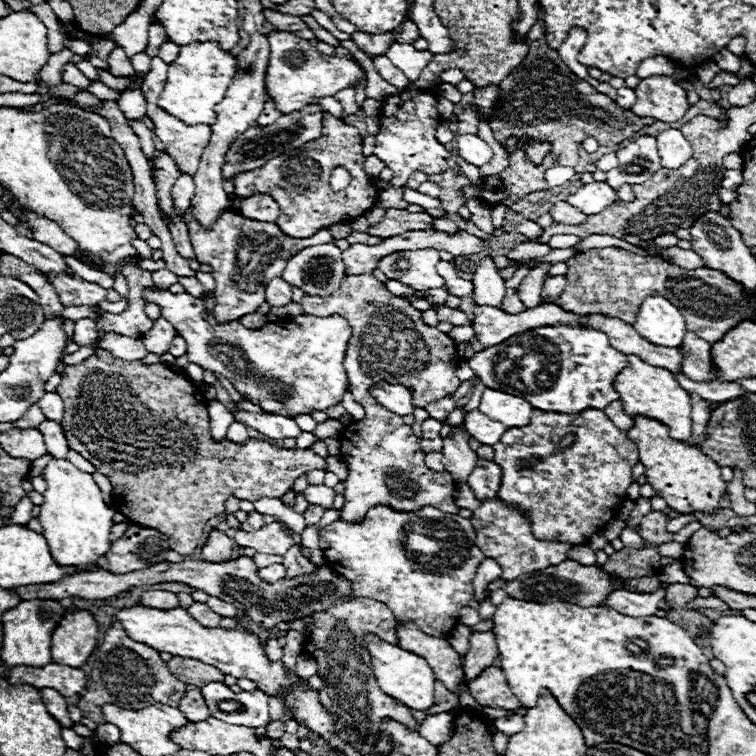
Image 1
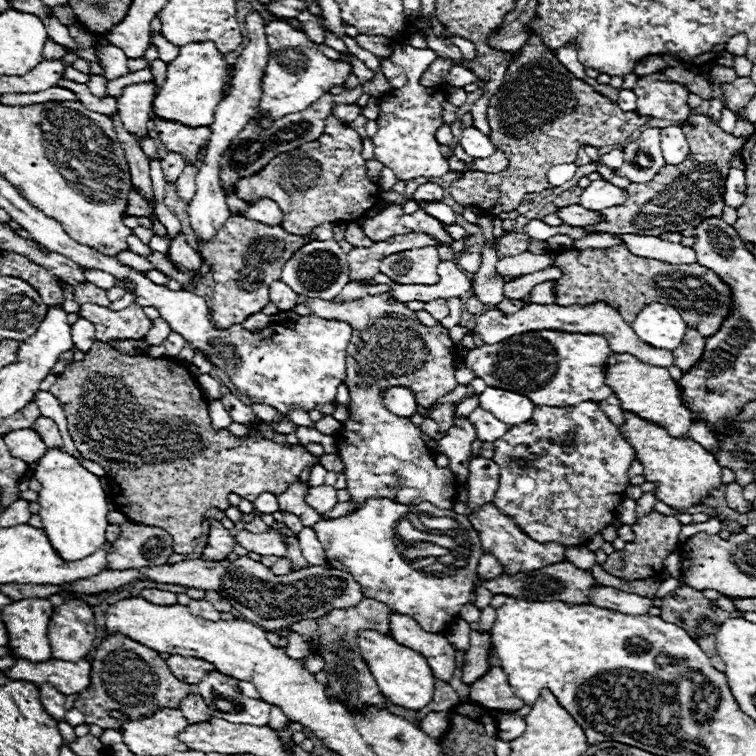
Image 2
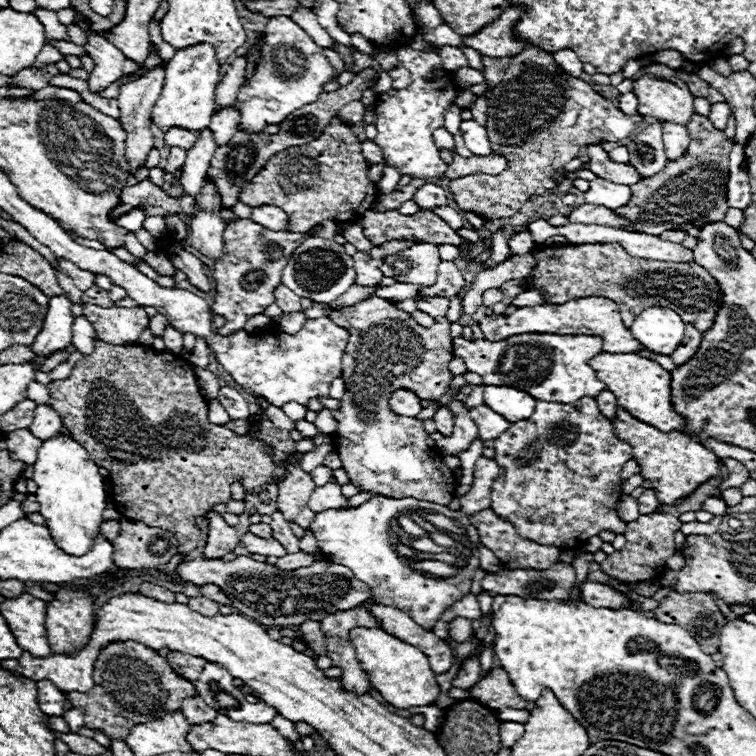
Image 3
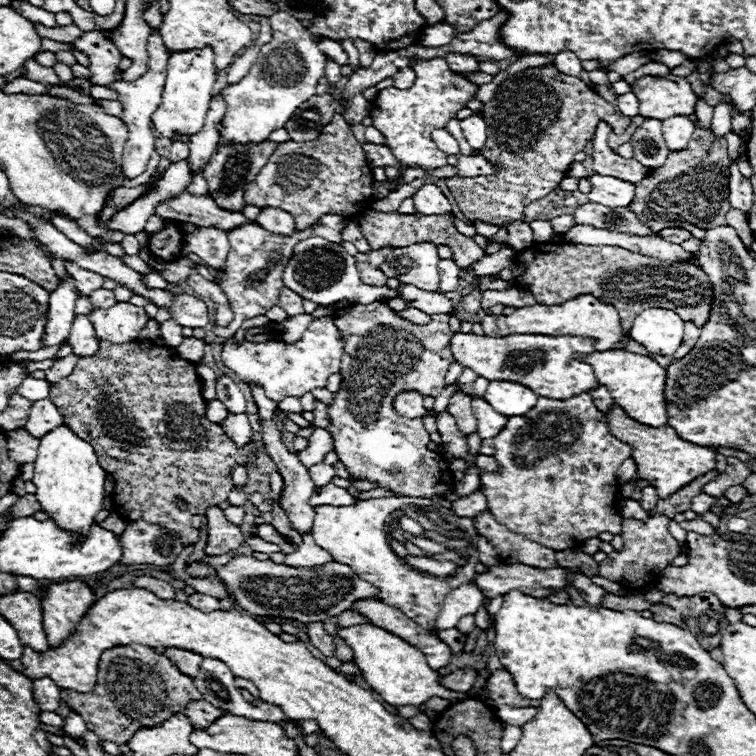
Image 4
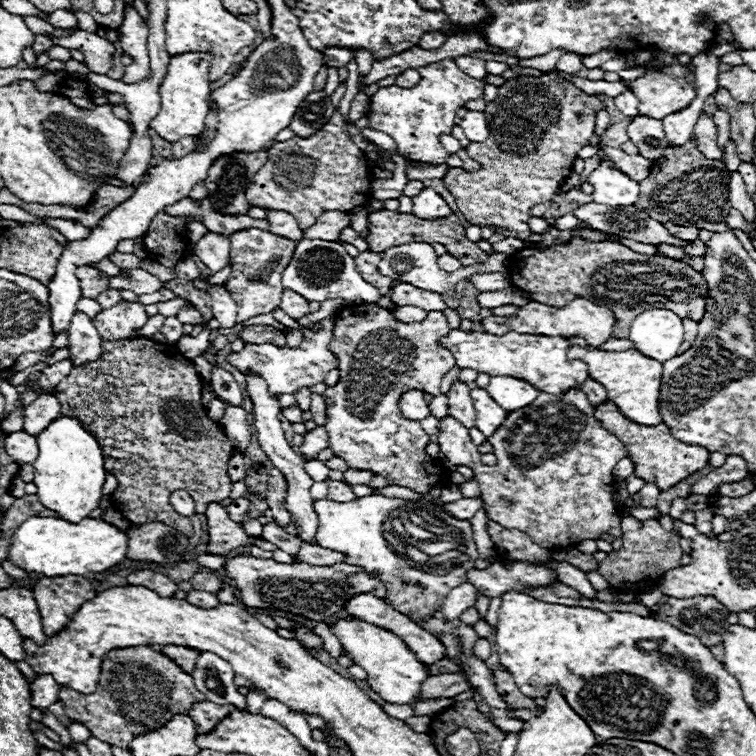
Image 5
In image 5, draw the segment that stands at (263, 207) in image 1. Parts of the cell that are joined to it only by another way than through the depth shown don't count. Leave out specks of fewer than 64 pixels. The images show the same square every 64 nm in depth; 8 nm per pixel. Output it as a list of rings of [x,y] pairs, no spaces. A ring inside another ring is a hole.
[[[270,210],[268,220],[270,220],[270,232],[274,232],[276,236],[286,236],[288,240],[294,240],[294,242],[304,240],[304,230],[298,226],[298,220],[288,212]]]

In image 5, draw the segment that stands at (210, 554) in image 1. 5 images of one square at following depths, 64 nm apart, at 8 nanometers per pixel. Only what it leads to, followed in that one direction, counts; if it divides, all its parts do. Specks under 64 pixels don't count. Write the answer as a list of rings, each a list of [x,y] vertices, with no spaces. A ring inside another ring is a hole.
[[[210,502],[206,508],[206,518],[208,518],[208,554],[226,554],[238,546],[256,546],[254,536],[248,536],[244,528],[234,522],[228,514],[228,508],[222,506],[220,502]]]

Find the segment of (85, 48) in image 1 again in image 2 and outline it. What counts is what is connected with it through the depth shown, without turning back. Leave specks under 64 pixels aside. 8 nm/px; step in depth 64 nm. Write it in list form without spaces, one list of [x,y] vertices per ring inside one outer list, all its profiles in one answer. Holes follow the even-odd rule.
[[[52,14],[48,18],[42,18],[44,24],[46,24],[46,30],[48,30],[48,38],[54,40],[56,44],[62,44],[66,48],[78,48],[78,44],[70,38],[68,34],[68,28],[64,24],[60,24],[60,20]]]

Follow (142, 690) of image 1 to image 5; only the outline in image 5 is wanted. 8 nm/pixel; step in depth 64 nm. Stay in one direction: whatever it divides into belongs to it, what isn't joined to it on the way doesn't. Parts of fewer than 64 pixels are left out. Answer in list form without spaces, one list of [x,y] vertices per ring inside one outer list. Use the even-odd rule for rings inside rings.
[[[148,646],[108,652],[100,670],[98,692],[94,694],[74,692],[66,686],[60,688],[60,702],[68,720],[84,724],[92,736],[122,750],[130,750],[130,742],[136,736],[160,730],[176,714],[188,714],[192,704],[204,700],[206,696],[196,690],[188,672],[182,672],[178,664]]]

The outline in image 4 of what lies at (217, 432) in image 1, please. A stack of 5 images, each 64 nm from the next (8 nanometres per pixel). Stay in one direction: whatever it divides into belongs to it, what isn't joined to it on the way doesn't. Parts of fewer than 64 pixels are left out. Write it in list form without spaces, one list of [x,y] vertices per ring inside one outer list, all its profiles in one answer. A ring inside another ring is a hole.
[[[206,402],[206,416],[210,422],[220,424],[226,418],[226,414],[228,414],[228,410],[224,408],[222,402]]]

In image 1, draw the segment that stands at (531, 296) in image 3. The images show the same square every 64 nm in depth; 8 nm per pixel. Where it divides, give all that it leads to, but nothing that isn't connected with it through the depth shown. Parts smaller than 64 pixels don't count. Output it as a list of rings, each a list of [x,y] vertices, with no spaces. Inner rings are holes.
[[[564,275],[545,277],[541,290],[542,302],[555,303],[566,287],[566,284],[566,277]]]

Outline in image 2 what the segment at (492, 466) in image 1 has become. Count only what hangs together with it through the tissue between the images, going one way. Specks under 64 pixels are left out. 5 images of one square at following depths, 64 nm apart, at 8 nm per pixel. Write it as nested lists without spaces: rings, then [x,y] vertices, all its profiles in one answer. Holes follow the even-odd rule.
[[[474,458],[470,462],[466,506],[470,510],[478,510],[484,504],[490,504],[494,498],[494,492],[498,488],[498,478],[500,478],[500,468],[494,460]]]

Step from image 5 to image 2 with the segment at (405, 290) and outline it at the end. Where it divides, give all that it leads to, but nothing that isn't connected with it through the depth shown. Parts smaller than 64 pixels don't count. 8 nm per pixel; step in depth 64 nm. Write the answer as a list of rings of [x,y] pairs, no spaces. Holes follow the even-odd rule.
[[[436,298],[436,300],[426,302],[426,304],[424,304],[424,310],[426,310],[432,318],[436,318],[438,321],[441,321],[442,318],[446,318],[449,314],[447,301],[442,300],[442,298]]]

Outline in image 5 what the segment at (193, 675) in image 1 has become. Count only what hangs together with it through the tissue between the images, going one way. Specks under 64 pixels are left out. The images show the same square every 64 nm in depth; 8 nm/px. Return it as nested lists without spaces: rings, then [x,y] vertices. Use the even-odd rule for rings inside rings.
[[[170,644],[170,646],[162,646],[162,654],[166,654],[170,660],[174,660],[184,672],[192,674],[198,652],[194,652],[192,648],[182,648],[182,646]]]

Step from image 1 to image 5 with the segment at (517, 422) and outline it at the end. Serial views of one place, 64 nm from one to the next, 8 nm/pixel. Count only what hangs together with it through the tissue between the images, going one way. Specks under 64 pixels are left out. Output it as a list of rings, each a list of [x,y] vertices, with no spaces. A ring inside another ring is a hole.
[[[494,376],[490,378],[490,384],[486,386],[490,396],[494,396],[494,402],[506,412],[514,412],[526,404],[530,404],[540,390],[536,390],[530,382],[512,378],[512,376]]]

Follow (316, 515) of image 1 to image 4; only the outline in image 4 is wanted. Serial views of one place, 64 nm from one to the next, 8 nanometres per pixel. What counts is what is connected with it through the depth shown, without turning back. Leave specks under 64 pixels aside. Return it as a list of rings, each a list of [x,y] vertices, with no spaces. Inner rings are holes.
[[[254,384],[250,386],[250,392],[254,396],[254,402],[258,406],[258,414],[260,414],[260,424],[262,424],[262,442],[264,442],[264,448],[268,452],[268,456],[274,460],[278,472],[282,474],[284,478],[284,490],[282,490],[282,510],[288,514],[290,522],[292,522],[292,528],[296,528],[300,534],[310,534],[312,532],[312,524],[314,524],[314,508],[310,506],[310,498],[314,494],[314,482],[312,478],[308,476],[308,470],[306,466],[298,460],[298,456],[294,452],[290,452],[286,448],[286,444],[282,442],[282,432],[278,430],[278,422],[274,418],[276,410],[278,410],[278,404],[274,400],[270,400],[266,394],[264,394],[264,388]]]

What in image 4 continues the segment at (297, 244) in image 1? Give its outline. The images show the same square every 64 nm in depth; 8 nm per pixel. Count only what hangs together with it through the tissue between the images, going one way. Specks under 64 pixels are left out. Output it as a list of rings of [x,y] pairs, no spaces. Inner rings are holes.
[[[326,214],[324,224],[314,224],[308,230],[302,230],[294,236],[278,236],[278,234],[272,234],[272,232],[264,230],[262,226],[254,226],[254,224],[244,224],[242,228],[230,230],[228,232],[230,254],[226,258],[226,268],[222,268],[224,278],[220,282],[220,288],[226,292],[226,296],[232,304],[234,320],[226,328],[216,326],[214,334],[222,336],[222,338],[228,338],[242,326],[244,320],[266,314],[272,306],[276,306],[278,298],[280,298],[280,290],[284,288],[282,270],[286,268],[286,264],[288,264],[288,260],[294,252],[294,246],[308,236],[322,236],[328,242],[338,242],[340,244],[342,242],[340,232],[346,224],[348,224],[348,218],[338,216],[338,214]]]

